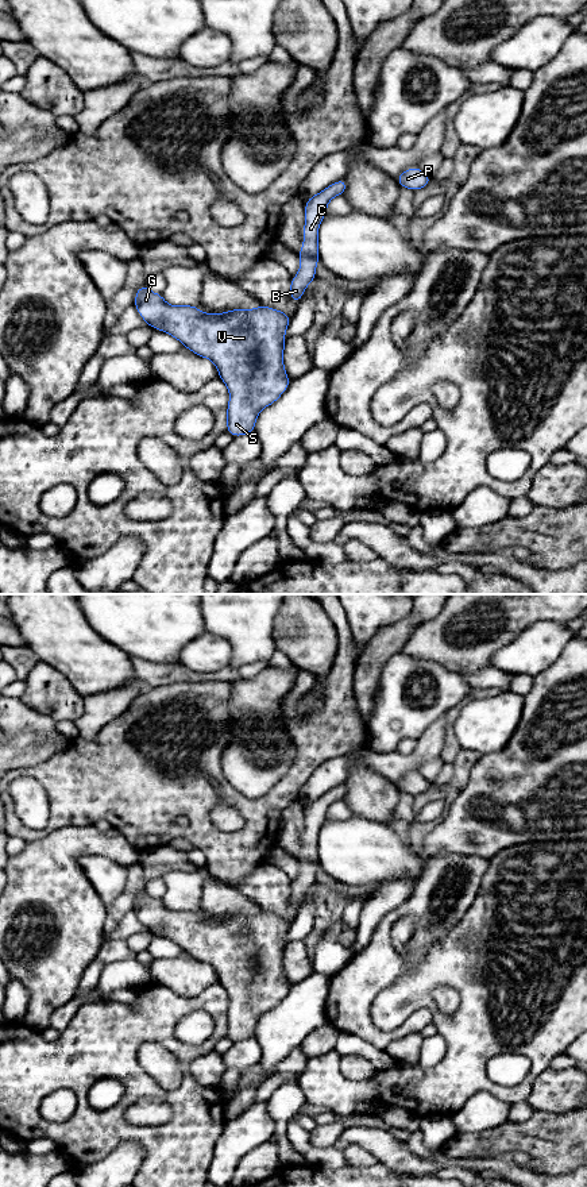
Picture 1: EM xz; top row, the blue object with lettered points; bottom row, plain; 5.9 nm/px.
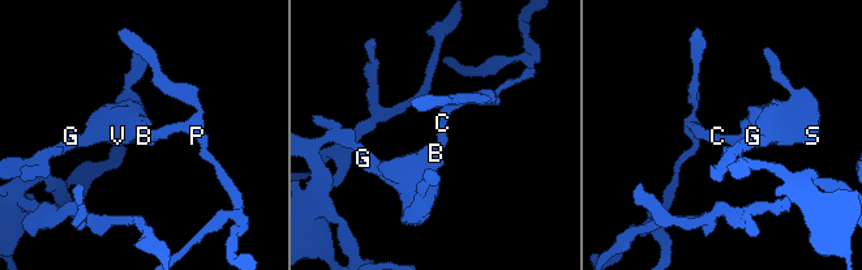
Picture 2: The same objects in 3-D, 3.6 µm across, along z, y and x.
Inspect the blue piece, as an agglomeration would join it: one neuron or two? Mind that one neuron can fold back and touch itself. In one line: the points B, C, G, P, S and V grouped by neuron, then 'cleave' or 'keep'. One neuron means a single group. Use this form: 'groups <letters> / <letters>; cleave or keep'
groups B C G P S V; keep

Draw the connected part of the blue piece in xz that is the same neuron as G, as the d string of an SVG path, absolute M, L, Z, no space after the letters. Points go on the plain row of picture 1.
M143 889L135 898L140 922L196 960L212 966L229 995L227 1037L255 1037L262 1014L289 993L283 970L285 939L291 922L278 914L229 914L204 918L194 910L169 910Z

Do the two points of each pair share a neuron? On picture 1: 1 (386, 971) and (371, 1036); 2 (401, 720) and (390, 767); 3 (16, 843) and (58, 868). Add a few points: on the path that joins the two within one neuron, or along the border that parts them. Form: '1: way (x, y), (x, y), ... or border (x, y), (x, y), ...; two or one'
1: way (370, 987), (363, 994), (363, 1020); one
2: border (369, 748), (381, 754), (396, 750); two
3: border (27, 843), (14, 856); two

